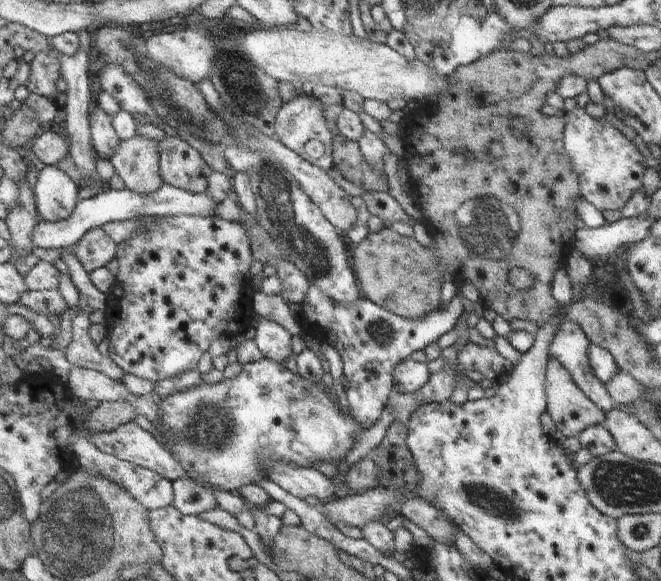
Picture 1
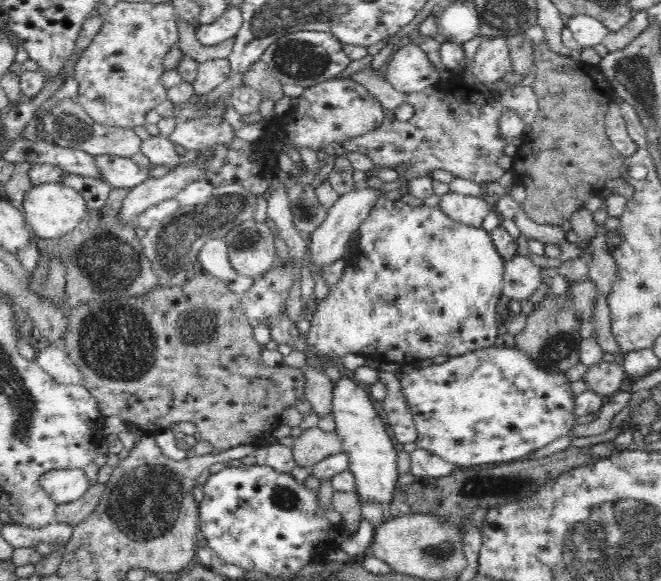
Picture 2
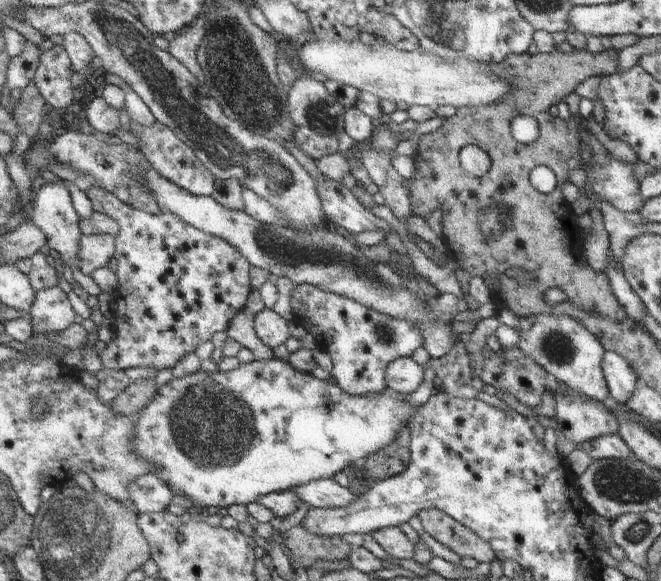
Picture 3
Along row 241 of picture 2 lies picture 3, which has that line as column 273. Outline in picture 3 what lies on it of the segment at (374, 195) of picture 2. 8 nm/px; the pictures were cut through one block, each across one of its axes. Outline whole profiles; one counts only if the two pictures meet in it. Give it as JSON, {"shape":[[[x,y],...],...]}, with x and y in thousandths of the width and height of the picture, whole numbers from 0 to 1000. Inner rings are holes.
{"shape":[[[399,530],[399,534],[393,534],[384,544],[383,552],[390,582],[411,602],[418,596],[430,592],[440,580],[439,571],[436,571],[436,552],[411,532]]]}

